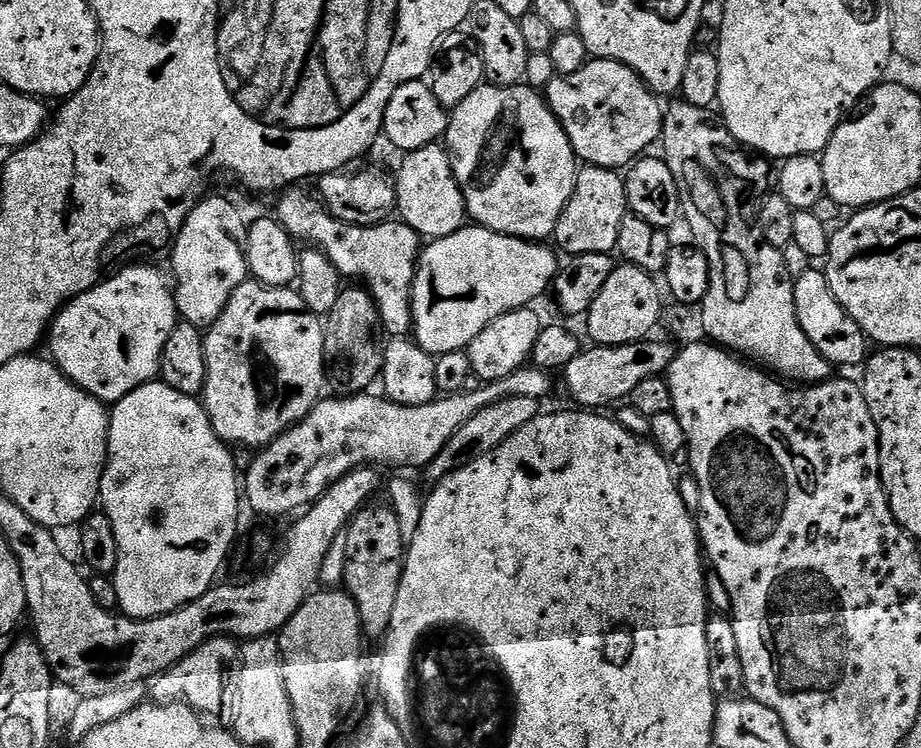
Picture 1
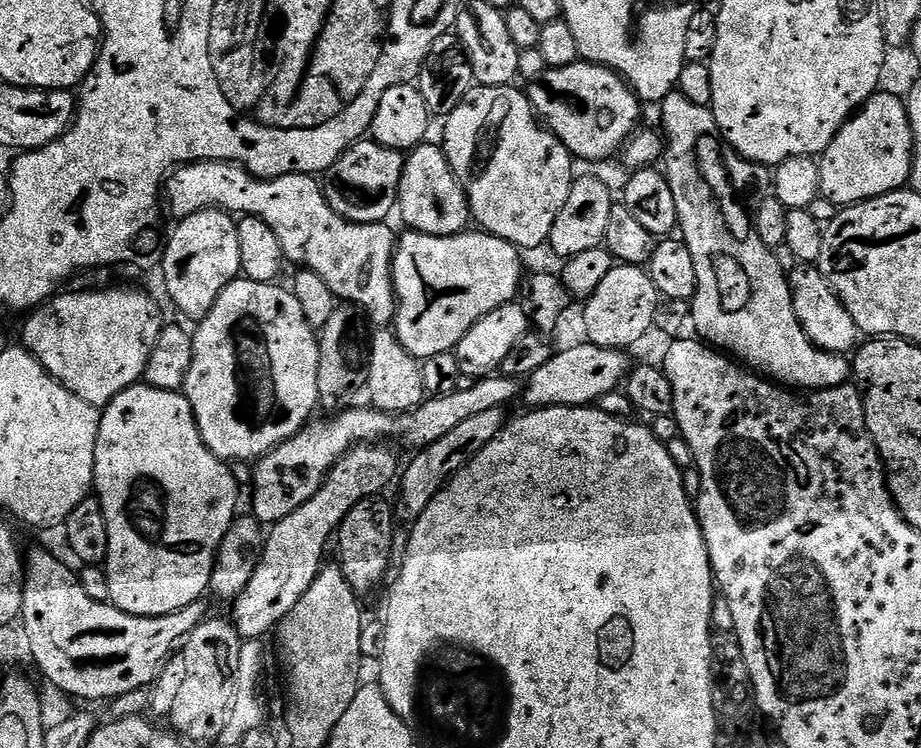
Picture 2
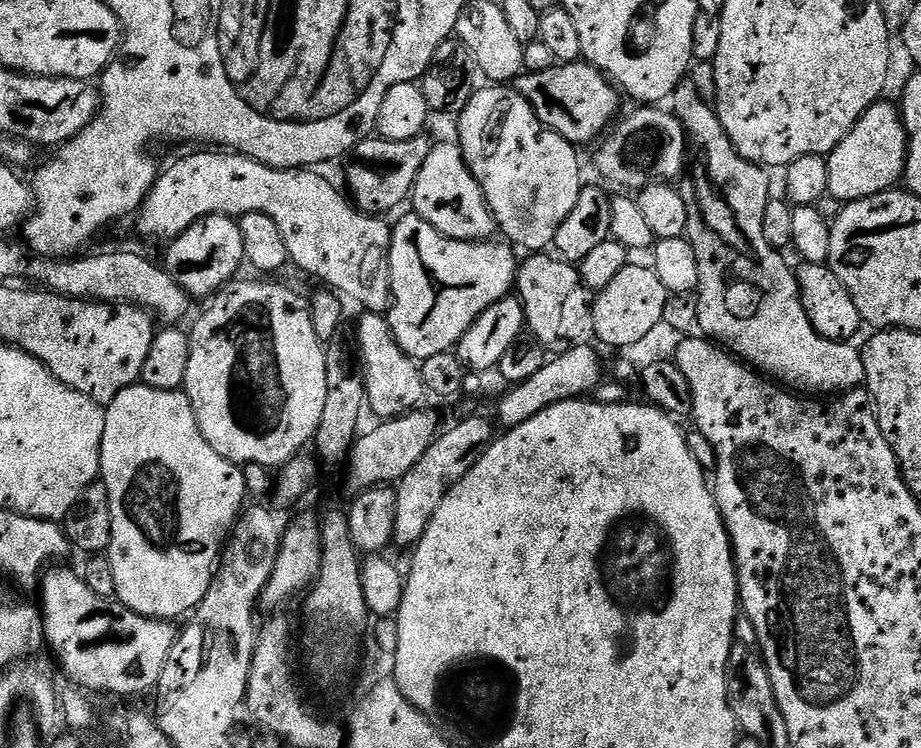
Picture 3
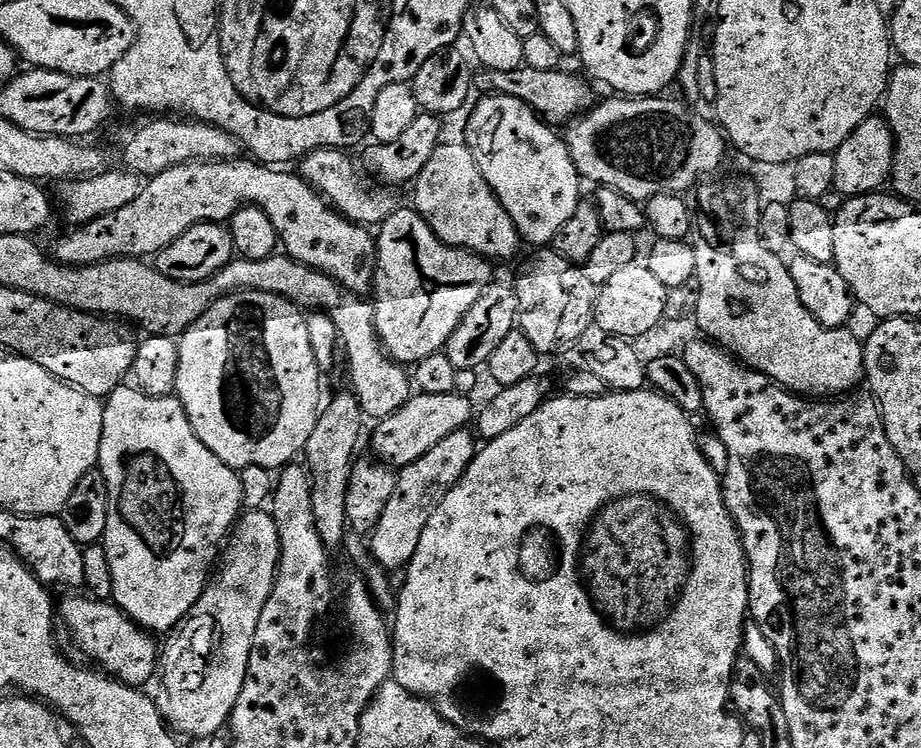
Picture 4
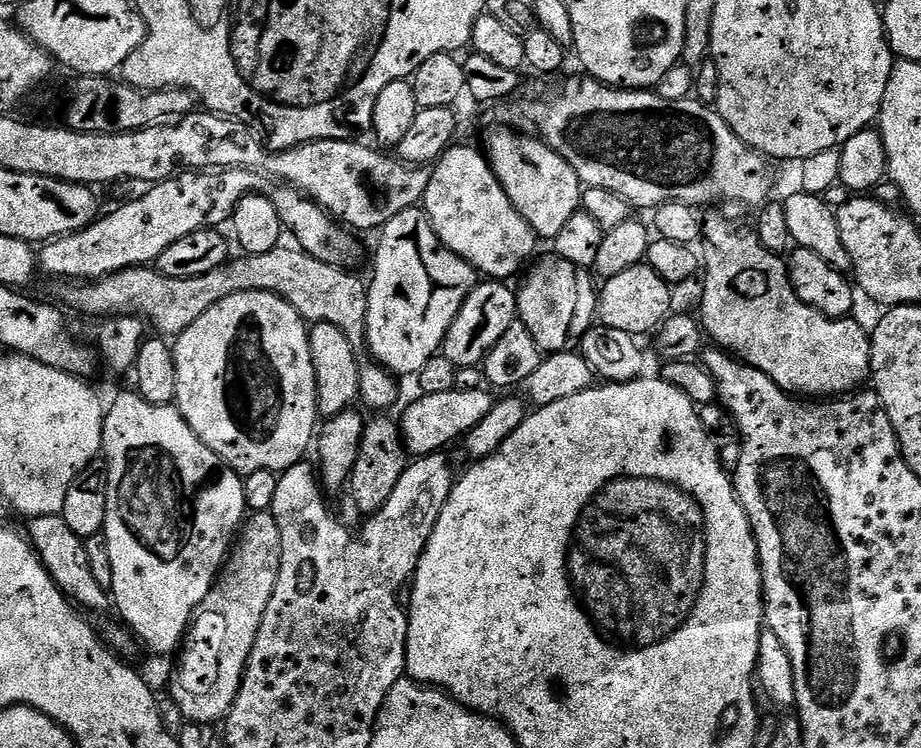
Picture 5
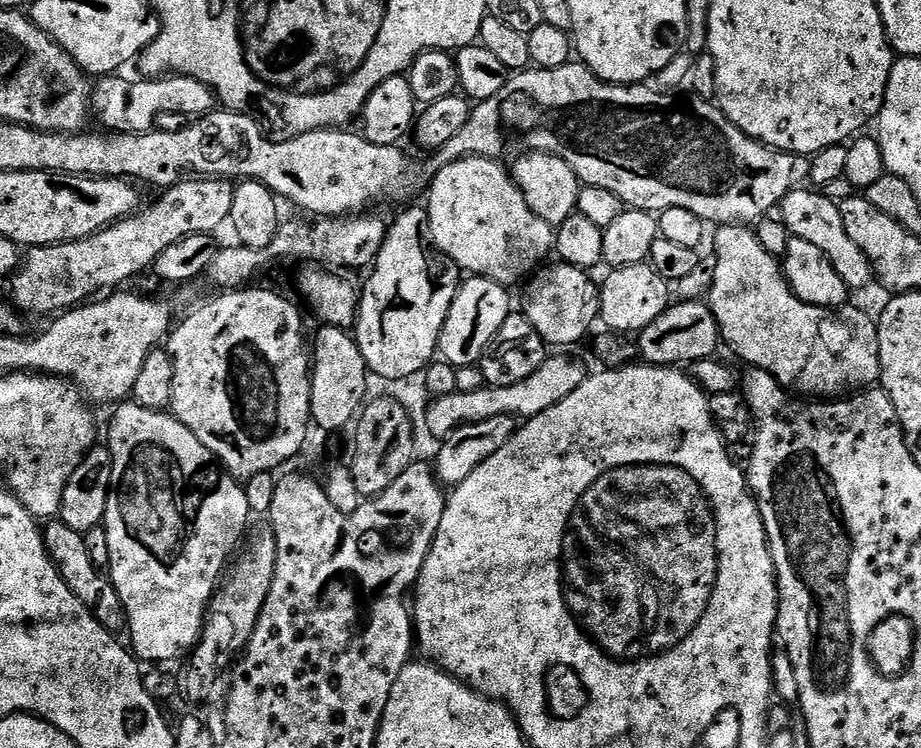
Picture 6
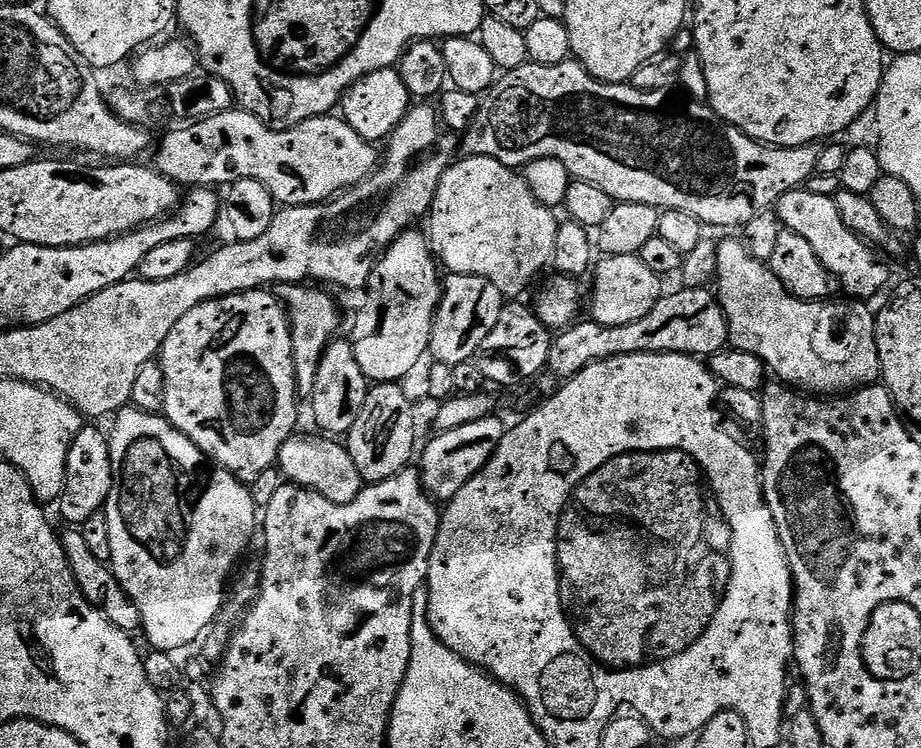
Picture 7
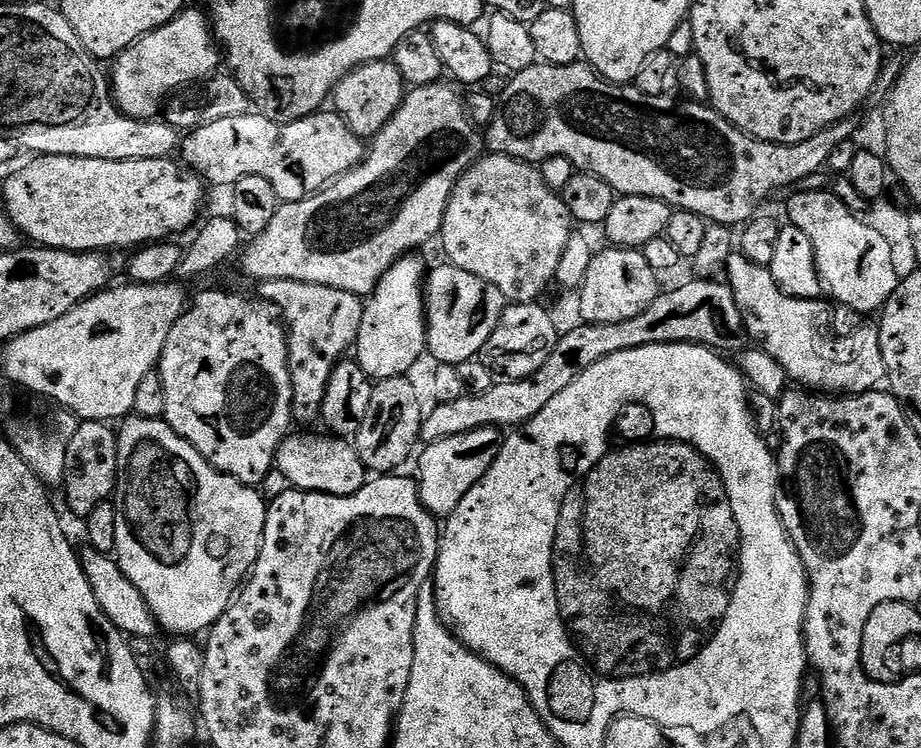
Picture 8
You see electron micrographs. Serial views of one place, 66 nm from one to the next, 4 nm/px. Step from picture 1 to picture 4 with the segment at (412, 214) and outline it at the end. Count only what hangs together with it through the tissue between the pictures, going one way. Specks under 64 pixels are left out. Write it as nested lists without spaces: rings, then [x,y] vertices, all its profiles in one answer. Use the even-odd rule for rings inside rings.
[[[441,142],[434,150],[430,162],[426,162],[426,170],[422,170],[422,174],[414,182],[414,207],[443,244],[475,252],[489,262],[512,260],[516,251],[522,248],[518,230],[482,178],[467,143],[459,143]]]

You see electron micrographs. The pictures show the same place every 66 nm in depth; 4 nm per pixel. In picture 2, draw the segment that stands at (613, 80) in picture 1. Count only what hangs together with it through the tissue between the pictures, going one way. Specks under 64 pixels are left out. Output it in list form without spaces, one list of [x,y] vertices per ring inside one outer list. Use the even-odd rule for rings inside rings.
[[[591,62],[552,66],[526,88],[539,119],[567,146],[573,157],[608,160],[637,131],[642,101],[632,85],[610,68]]]

